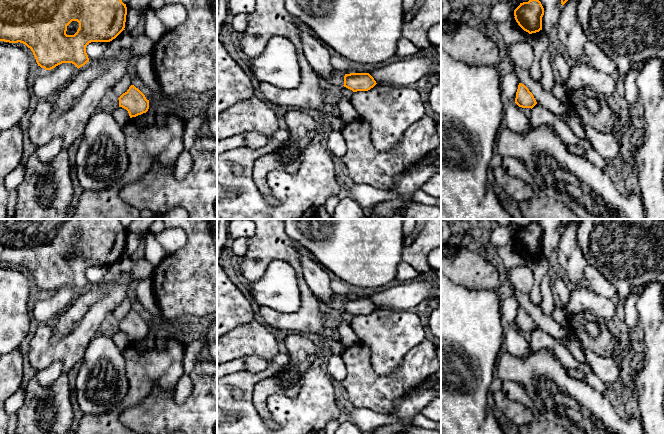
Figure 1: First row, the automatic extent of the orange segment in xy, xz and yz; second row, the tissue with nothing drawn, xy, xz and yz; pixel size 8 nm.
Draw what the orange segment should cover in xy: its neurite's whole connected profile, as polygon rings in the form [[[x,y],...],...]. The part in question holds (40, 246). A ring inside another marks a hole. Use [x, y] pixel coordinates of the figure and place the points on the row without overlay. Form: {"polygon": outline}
{"polygon": [[[0,219],[0,265],[25,268],[33,276],[38,290],[45,294],[51,294],[62,287],[72,287],[79,293],[89,286],[86,270],[91,266],[110,266],[115,263],[125,254],[126,239],[126,228],[122,226],[119,219]],[[72,245],[77,245],[79,252],[74,259],[67,259],[67,250]]]}

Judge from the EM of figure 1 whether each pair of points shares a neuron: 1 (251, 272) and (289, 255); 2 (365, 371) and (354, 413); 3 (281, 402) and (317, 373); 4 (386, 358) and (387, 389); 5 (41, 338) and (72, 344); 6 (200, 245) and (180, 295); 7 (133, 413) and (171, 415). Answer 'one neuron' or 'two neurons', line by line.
1: one neuron
2: two neurons
3: one neuron
4: two neurons
5: one neuron
6: one neuron
7: one neuron

